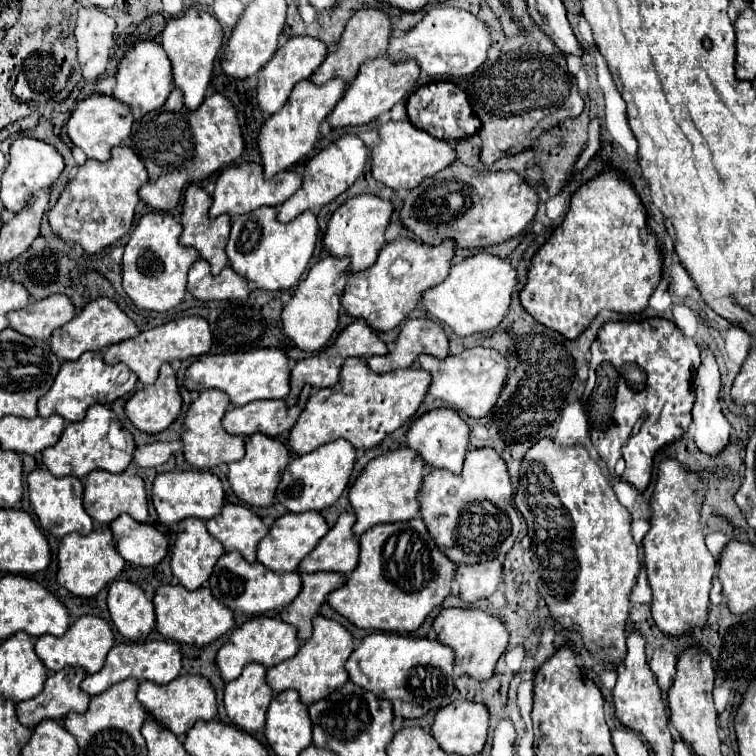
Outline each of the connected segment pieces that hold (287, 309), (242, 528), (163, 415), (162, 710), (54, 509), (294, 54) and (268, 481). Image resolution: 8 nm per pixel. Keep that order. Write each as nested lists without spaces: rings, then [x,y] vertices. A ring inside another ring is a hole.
[[[326,256],[310,268],[304,280],[300,280],[292,300],[282,310],[284,332],[300,350],[316,352],[330,342],[334,330],[338,328],[340,306],[342,306],[340,296],[344,292],[348,274],[350,274],[350,258]]]
[[[224,504],[222,514],[206,522],[208,532],[222,542],[226,552],[238,550],[246,562],[256,562],[258,542],[268,534],[268,526],[250,508],[240,504]]]
[[[170,364],[160,368],[160,376],[154,384],[144,386],[126,402],[126,414],[132,424],[148,434],[166,430],[182,410],[182,396],[176,380],[176,372]]]
[[[182,674],[180,678],[168,684],[156,684],[156,682],[146,680],[138,688],[138,700],[144,704],[146,712],[152,718],[156,718],[160,724],[170,728],[178,738],[184,738],[186,730],[192,728],[198,720],[212,720],[218,714],[216,692],[210,680],[198,674]]]
[[[36,468],[34,472],[28,474],[30,502],[34,506],[34,512],[36,512],[38,522],[44,532],[54,534],[58,538],[72,534],[72,532],[80,532],[80,534],[92,532],[92,518],[86,514],[86,510],[82,506],[82,490],[84,490],[84,486],[76,476],[56,478],[46,468]]]
[[[294,36],[290,38],[274,56],[272,60],[260,70],[260,80],[258,80],[258,104],[264,114],[274,114],[282,110],[286,104],[292,88],[296,82],[310,78],[312,72],[318,70],[318,66],[324,62],[328,54],[326,42],[312,38],[312,36]]]
[[[252,434],[246,440],[246,456],[238,462],[228,464],[228,468],[230,468],[228,480],[232,484],[234,494],[250,506],[270,506],[288,462],[290,462],[288,446],[284,446],[276,438],[270,438],[270,436],[264,436],[264,434]]]

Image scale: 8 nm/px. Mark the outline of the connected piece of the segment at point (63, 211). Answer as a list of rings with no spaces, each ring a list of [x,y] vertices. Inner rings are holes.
[[[116,146],[108,162],[86,160],[48,214],[54,234],[70,244],[80,244],[88,254],[98,254],[132,228],[136,204],[140,202],[138,190],[146,180],[142,160],[128,146]]]

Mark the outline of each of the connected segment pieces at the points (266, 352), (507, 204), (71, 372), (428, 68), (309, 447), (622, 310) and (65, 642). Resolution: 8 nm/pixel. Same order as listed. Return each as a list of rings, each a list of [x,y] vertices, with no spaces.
[[[258,348],[250,352],[222,354],[222,356],[200,356],[184,376],[184,386],[188,390],[206,390],[218,388],[230,396],[234,406],[244,406],[254,400],[276,400],[286,398],[290,390],[290,366],[288,356],[282,348]]]
[[[454,162],[452,166],[444,168],[432,178],[426,178],[418,188],[410,190],[410,196],[404,200],[404,208],[400,218],[404,226],[412,232],[414,238],[420,238],[424,244],[440,244],[444,238],[454,238],[460,248],[486,248],[508,238],[516,236],[526,224],[534,218],[538,210],[538,194],[514,172],[490,172],[490,170],[476,170],[468,168],[462,162]]]
[[[86,352],[78,360],[62,362],[62,368],[52,384],[52,388],[40,398],[38,414],[42,418],[50,418],[52,414],[60,414],[68,422],[80,422],[86,416],[86,410],[94,404],[112,404],[116,398],[134,390],[138,378],[136,374],[124,366],[108,366],[102,360],[102,352]]]
[[[438,4],[438,6],[432,6],[428,14],[422,18],[422,22],[416,24],[402,38],[390,38],[386,56],[394,62],[416,58],[420,68],[430,76],[462,78],[462,76],[474,74],[486,62],[490,46],[492,46],[490,30],[480,18],[476,18],[474,14],[462,8]]]
[[[348,358],[338,384],[322,388],[310,396],[304,412],[290,432],[290,448],[302,456],[338,438],[348,438],[356,448],[372,448],[416,414],[430,384],[432,376],[420,368],[376,374],[368,368],[364,358]]]
[[[604,170],[594,180],[582,184],[570,202],[564,222],[550,240],[536,252],[528,270],[528,284],[520,292],[522,306],[546,328],[560,332],[568,340],[580,336],[600,310],[618,314],[640,314],[662,278],[662,256],[656,236],[646,226],[646,210],[632,184],[616,170]]]
[[[82,616],[68,628],[64,636],[40,636],[36,642],[36,654],[52,672],[62,670],[64,666],[80,666],[88,674],[92,674],[104,666],[106,654],[112,646],[114,646],[114,634],[110,624],[100,616]]]

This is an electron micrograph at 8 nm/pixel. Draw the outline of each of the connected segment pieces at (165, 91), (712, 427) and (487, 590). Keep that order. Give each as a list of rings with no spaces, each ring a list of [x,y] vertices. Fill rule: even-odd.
[[[140,40],[128,50],[128,54],[120,60],[116,80],[118,80],[118,84],[112,92],[112,96],[116,100],[132,106],[136,118],[164,106],[164,102],[168,100],[168,94],[174,90],[172,62],[168,62],[168,56],[166,56],[162,44],[158,44],[154,40]]]
[[[704,350],[704,360],[700,364],[700,368],[696,370],[696,378],[694,378],[694,386],[696,386],[696,402],[692,408],[692,422],[694,422],[694,442],[698,446],[698,450],[702,454],[708,456],[718,456],[724,452],[724,448],[730,442],[730,432],[732,426],[728,424],[728,420],[722,414],[722,406],[720,406],[720,370],[718,364],[712,356],[710,350]]]
[[[498,558],[480,564],[464,564],[456,568],[458,594],[466,604],[472,604],[480,598],[488,598],[498,590],[500,582],[502,582],[502,562]]]

